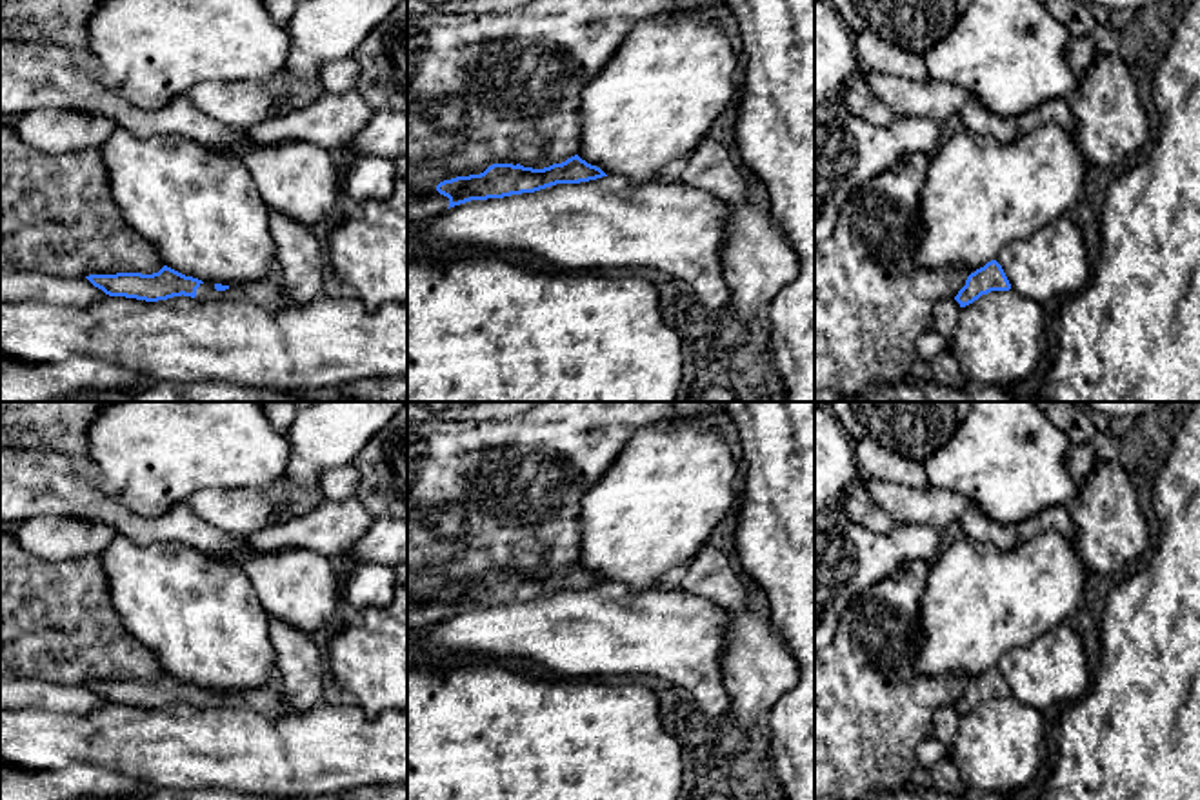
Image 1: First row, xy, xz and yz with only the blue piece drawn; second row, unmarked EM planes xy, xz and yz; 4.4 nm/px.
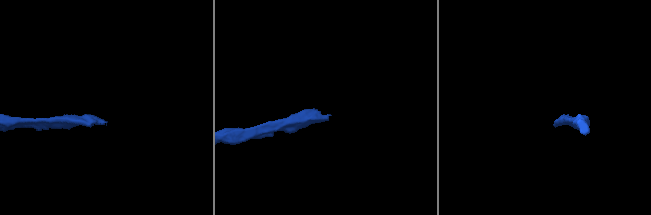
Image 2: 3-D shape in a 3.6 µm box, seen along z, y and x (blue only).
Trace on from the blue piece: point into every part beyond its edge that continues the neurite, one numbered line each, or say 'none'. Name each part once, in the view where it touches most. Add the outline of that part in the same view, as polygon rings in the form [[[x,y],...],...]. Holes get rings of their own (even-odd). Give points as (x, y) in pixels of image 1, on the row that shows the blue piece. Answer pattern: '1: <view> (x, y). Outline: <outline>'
1: xy (266, 290). Outline: [[[267,275],[260,280],[245,284],[231,284],[225,291],[216,291],[215,284],[204,282],[196,289],[195,298],[293,305],[293,302],[280,289],[280,275]]]

